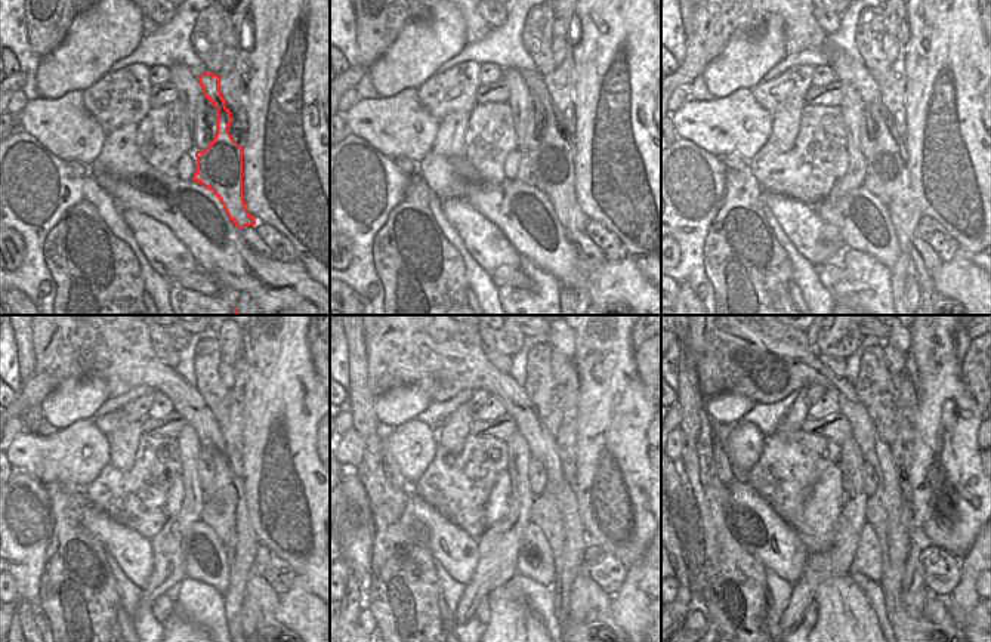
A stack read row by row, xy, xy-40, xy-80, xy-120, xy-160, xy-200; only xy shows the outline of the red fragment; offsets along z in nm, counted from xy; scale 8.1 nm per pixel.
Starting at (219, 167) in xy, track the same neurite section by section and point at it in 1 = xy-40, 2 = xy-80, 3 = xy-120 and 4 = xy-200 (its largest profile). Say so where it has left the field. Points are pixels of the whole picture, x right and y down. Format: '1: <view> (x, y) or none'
1: xy-40 (553, 173)
2: xy-80 (885, 163)
3: xy-120 (227, 491)
4: xy-200 (908, 514)

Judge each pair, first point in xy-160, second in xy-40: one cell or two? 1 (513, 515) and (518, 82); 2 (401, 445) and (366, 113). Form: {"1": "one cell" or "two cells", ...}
{"1": "one cell", "2": "one cell"}

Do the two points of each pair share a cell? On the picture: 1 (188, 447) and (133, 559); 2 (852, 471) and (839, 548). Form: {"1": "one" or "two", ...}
{"1": "two", "2": "one"}

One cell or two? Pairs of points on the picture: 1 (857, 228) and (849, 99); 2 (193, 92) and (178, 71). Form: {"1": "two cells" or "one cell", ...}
{"1": "two cells", "2": "one cell"}

